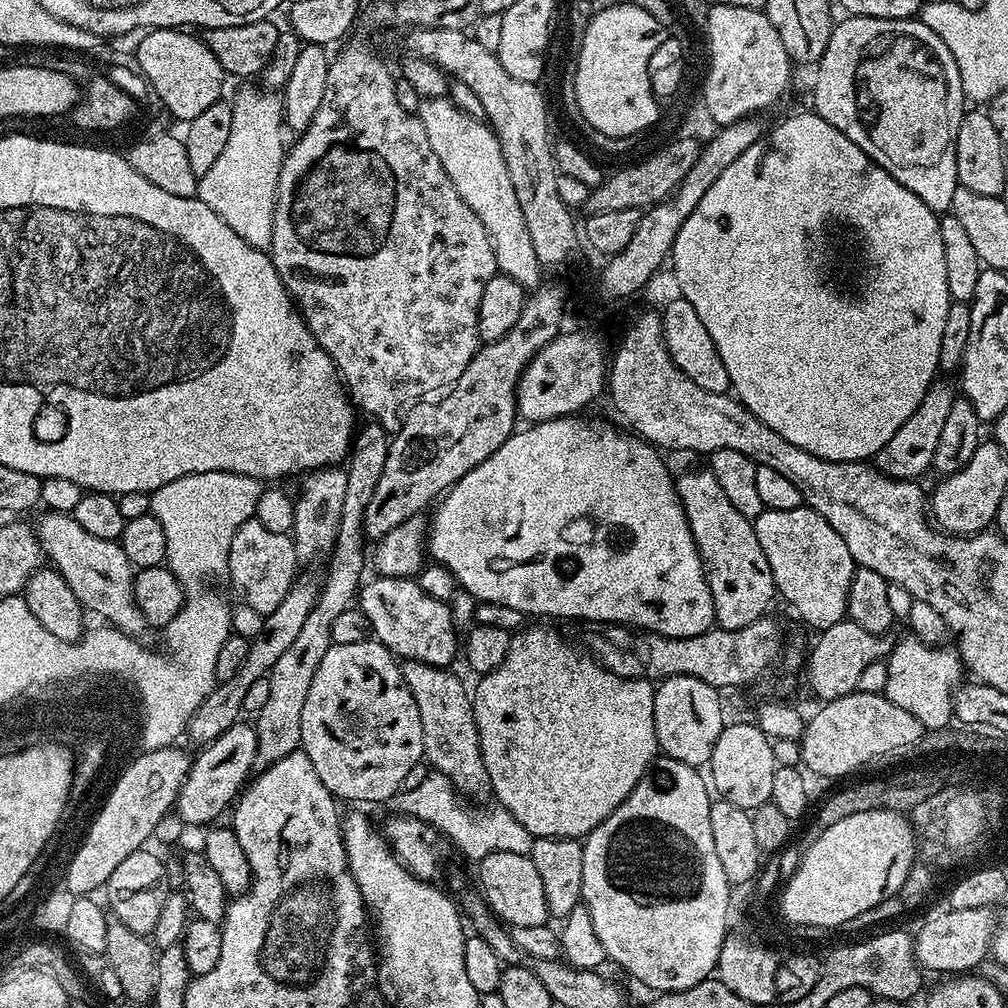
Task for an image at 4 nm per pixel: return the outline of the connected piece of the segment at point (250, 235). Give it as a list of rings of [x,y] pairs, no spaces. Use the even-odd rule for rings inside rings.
[[[263,87],[240,88],[236,97],[231,97],[234,118],[230,125],[230,135],[222,154],[214,161],[214,166],[206,170],[206,174],[199,176],[196,196],[206,206],[210,206],[250,246],[261,250],[271,249],[272,231],[274,230],[274,206],[276,205],[276,191],[278,190],[278,174],[284,161],[286,143],[284,144],[284,102],[275,91],[265,90]]]

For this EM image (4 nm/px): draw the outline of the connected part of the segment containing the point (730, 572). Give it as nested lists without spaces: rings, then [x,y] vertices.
[[[711,467],[684,472],[675,477],[675,482],[690,534],[700,551],[700,561],[704,563],[704,577],[714,602],[716,624],[726,630],[742,630],[742,626],[750,626],[750,622],[765,615],[772,599],[778,596],[774,574],[770,574],[770,562],[766,562],[766,553],[758,543],[756,525],[738,514]]]

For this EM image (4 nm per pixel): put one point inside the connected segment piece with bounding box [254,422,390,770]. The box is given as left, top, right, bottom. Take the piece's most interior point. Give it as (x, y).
(278, 725)

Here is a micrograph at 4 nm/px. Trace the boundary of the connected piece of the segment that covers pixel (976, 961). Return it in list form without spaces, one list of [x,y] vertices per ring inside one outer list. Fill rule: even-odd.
[[[992,908],[978,910],[944,910],[920,933],[914,936],[916,963],[925,973],[948,972],[944,974],[968,974],[990,956],[992,934],[996,931],[997,917]]]

